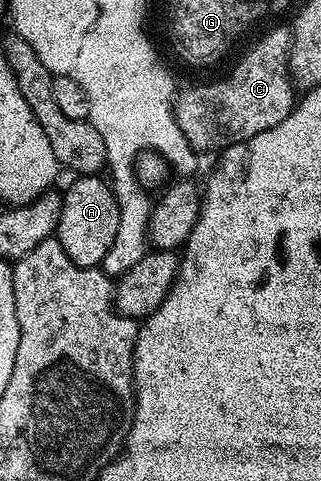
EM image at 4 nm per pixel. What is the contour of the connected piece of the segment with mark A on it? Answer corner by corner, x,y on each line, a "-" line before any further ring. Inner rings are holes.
82,175
73,180
62,191
64,200
55,238
60,240
66,257
70,257
72,263
80,267
100,267
107,260
110,245
114,245
120,224
116,193
107,182
103,183
100,175

